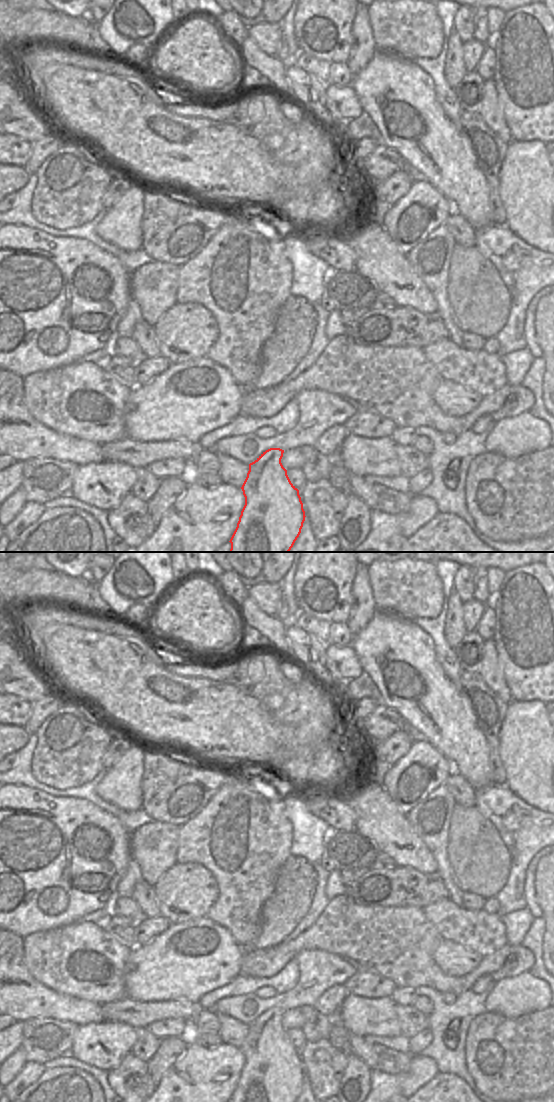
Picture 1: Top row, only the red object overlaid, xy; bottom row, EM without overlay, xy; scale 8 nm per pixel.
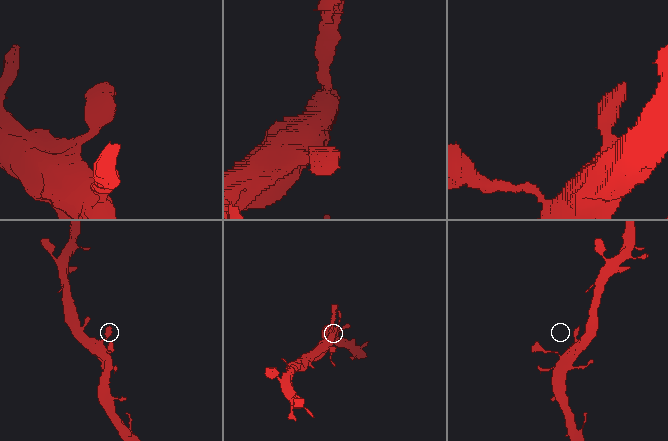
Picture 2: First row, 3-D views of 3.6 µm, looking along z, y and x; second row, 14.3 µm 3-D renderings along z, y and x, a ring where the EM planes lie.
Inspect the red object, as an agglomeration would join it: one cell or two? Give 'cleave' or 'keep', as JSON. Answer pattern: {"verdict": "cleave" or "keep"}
{"verdict": "keep"}

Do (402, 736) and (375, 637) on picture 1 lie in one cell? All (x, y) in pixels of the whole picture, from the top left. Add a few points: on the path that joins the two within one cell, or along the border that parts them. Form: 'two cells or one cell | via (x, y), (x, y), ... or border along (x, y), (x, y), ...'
two cells | border along (406, 725), (413, 735)

